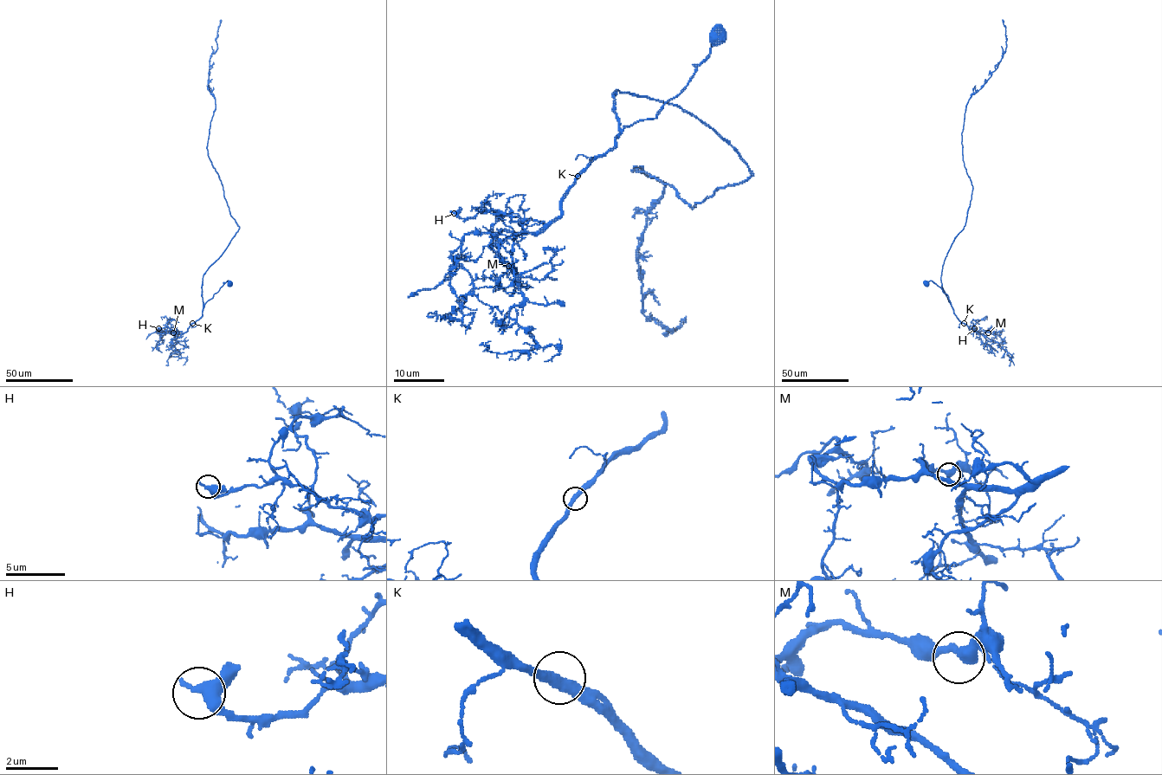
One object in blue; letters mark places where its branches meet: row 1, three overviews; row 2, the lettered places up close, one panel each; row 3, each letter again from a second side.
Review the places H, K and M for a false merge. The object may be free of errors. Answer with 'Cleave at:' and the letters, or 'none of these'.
Cleave at: none of these

